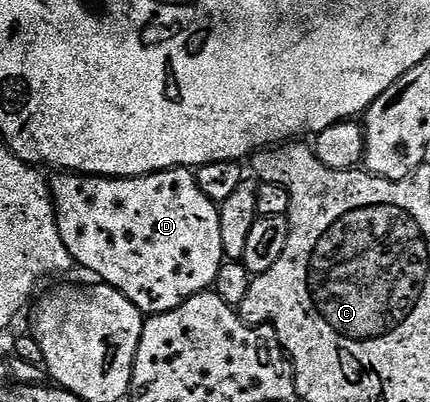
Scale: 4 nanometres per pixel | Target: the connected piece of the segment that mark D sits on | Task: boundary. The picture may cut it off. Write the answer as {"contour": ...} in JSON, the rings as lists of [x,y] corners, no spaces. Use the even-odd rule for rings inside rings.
{"contour":[[[191,168],[163,169],[157,173],[147,173],[141,177],[93,177],[71,171],[60,171],[51,178],[50,188],[62,241],[66,243],[73,262],[77,266],[81,265],[82,268],[89,269],[92,273],[97,273],[100,276],[97,278],[103,284],[113,285],[119,293],[129,297],[140,308],[141,313],[145,315],[165,313],[174,307],[178,307],[187,297],[193,297],[196,293],[211,290],[215,286],[218,271],[224,266],[226,260],[222,247],[220,211],[217,202],[211,201],[202,191],[202,187],[196,181],[196,173]]]}

